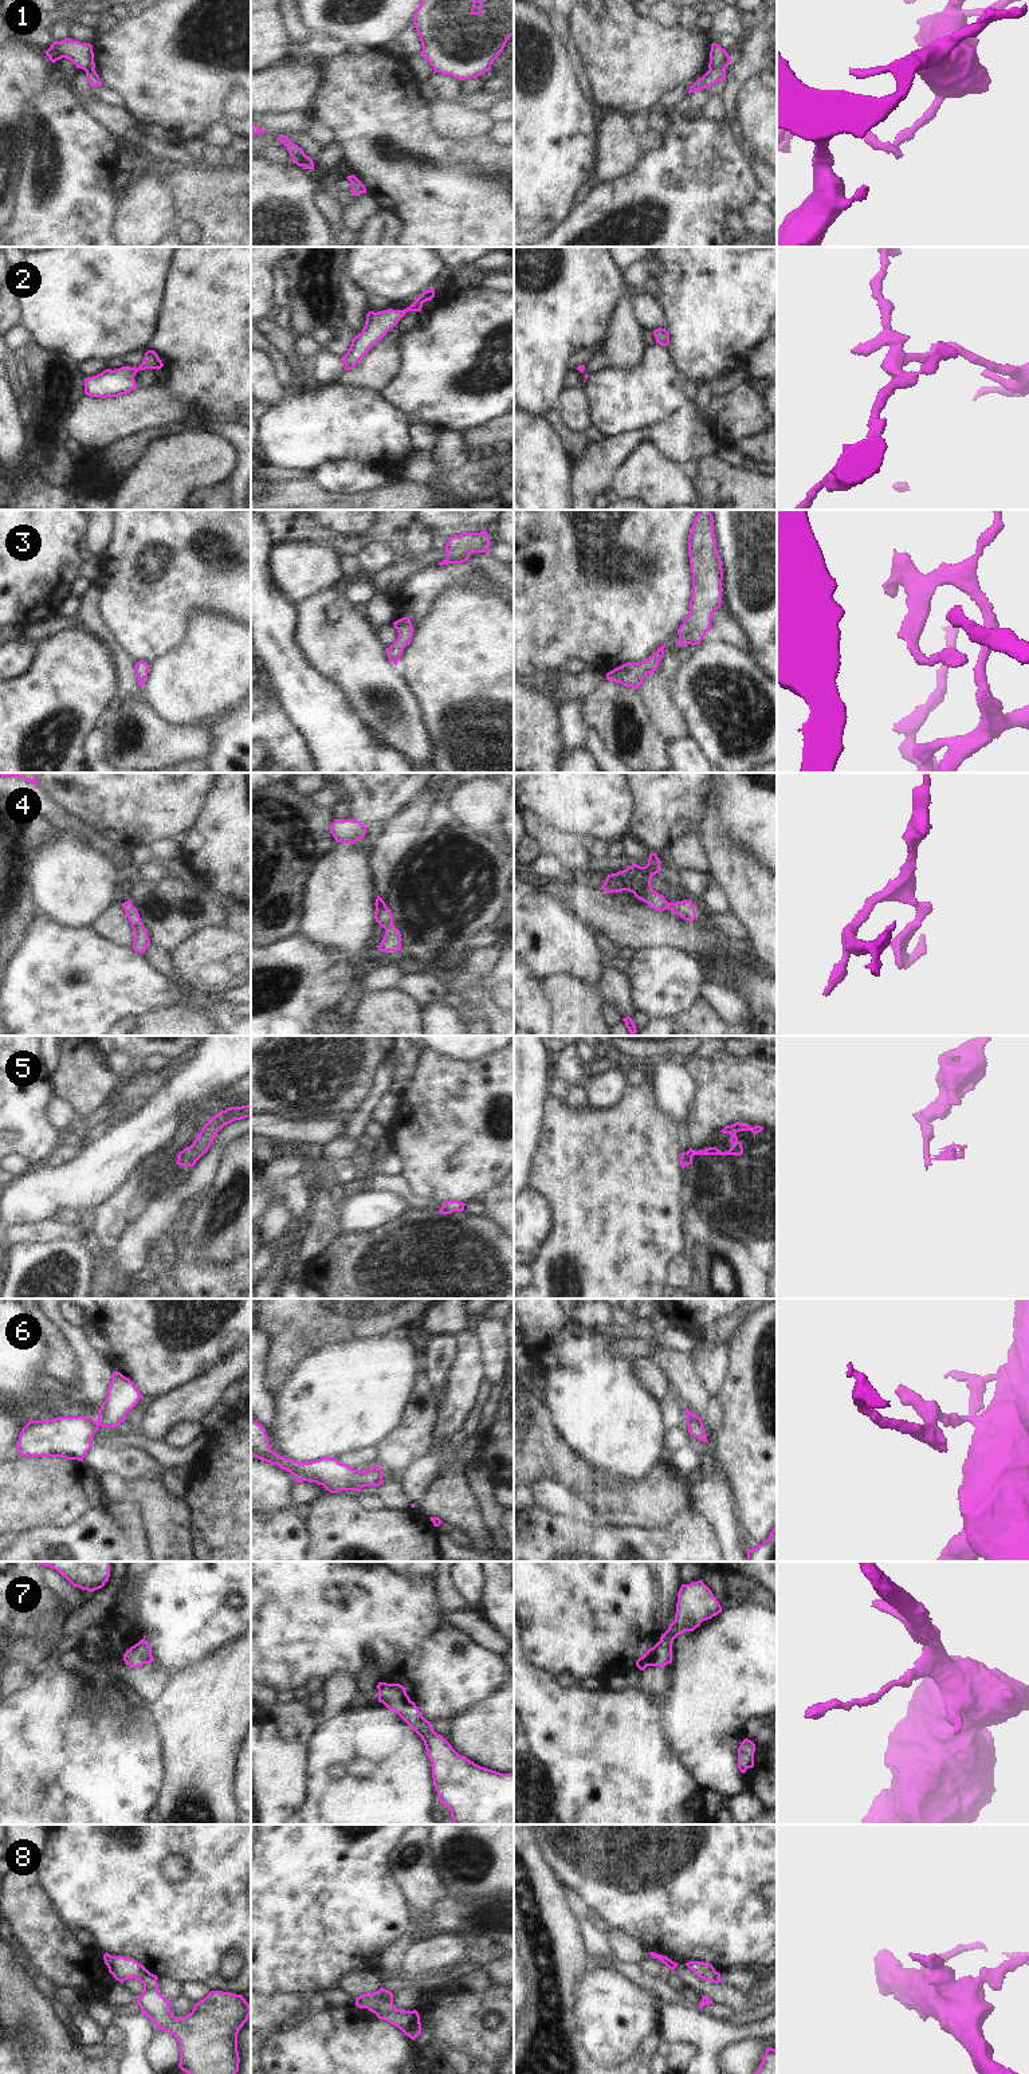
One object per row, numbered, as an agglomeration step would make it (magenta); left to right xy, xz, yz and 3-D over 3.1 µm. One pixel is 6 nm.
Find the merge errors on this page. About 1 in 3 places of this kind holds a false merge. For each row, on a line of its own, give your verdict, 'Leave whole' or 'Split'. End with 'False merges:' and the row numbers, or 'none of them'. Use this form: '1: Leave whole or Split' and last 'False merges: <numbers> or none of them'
1: Split
2: Leave whole
3: Leave whole
4: Leave whole
5: Split
6: Leave whole
7: Leave whole
8: Leave whole
False merges: 1, 5.

